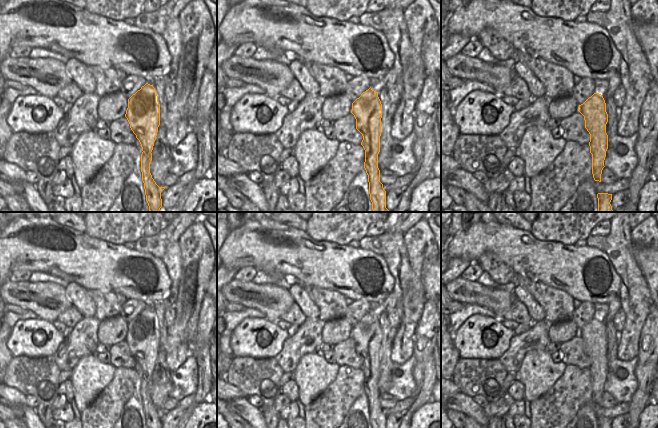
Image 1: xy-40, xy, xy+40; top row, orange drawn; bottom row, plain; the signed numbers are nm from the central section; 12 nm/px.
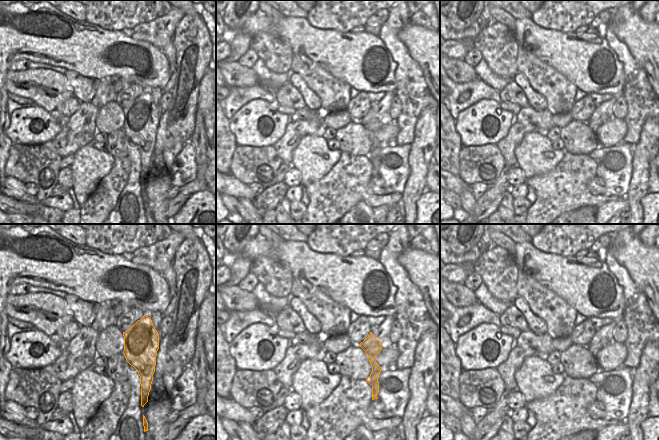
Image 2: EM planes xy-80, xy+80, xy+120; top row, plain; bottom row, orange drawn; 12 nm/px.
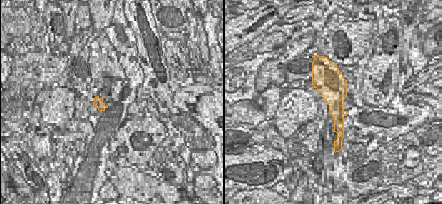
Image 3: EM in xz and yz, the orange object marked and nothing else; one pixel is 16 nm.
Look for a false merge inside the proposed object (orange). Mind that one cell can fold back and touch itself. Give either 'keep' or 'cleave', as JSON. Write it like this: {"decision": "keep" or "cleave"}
{"decision": "keep"}

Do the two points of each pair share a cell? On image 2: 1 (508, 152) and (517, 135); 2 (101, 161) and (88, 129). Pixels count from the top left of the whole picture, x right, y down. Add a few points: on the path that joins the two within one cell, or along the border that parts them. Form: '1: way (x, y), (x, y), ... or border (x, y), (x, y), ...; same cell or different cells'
1: way (508, 148), (508, 144), (513, 139); same cell
2: border (92, 142), (83, 145), (73, 153); different cells

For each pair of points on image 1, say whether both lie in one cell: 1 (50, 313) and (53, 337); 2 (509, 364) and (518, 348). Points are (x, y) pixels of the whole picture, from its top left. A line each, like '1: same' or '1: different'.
1: different
2: same

